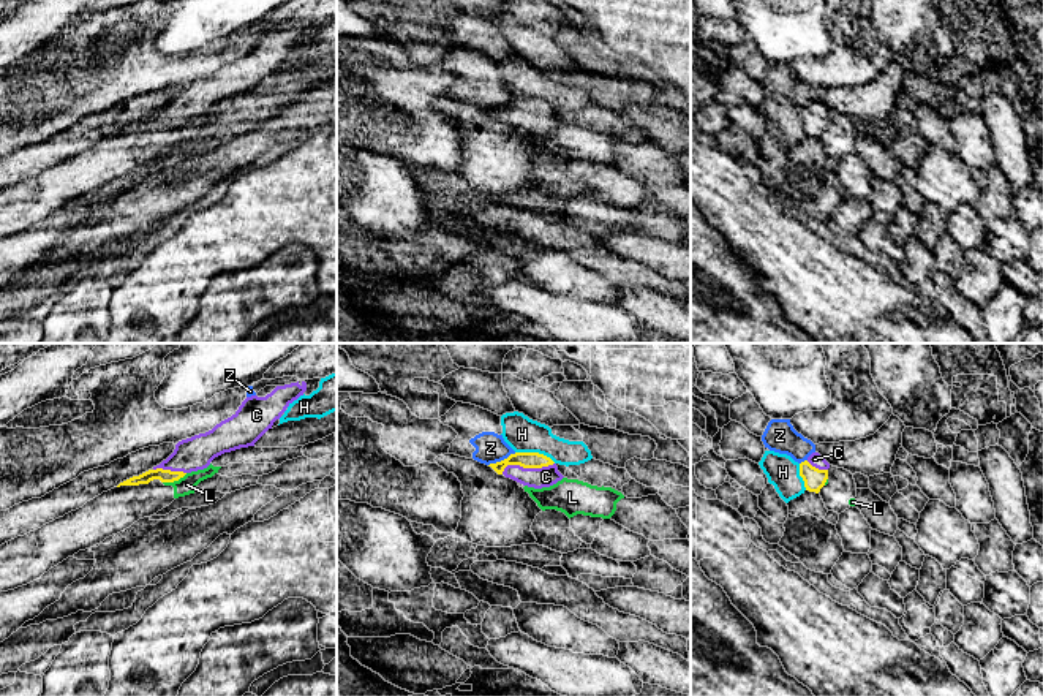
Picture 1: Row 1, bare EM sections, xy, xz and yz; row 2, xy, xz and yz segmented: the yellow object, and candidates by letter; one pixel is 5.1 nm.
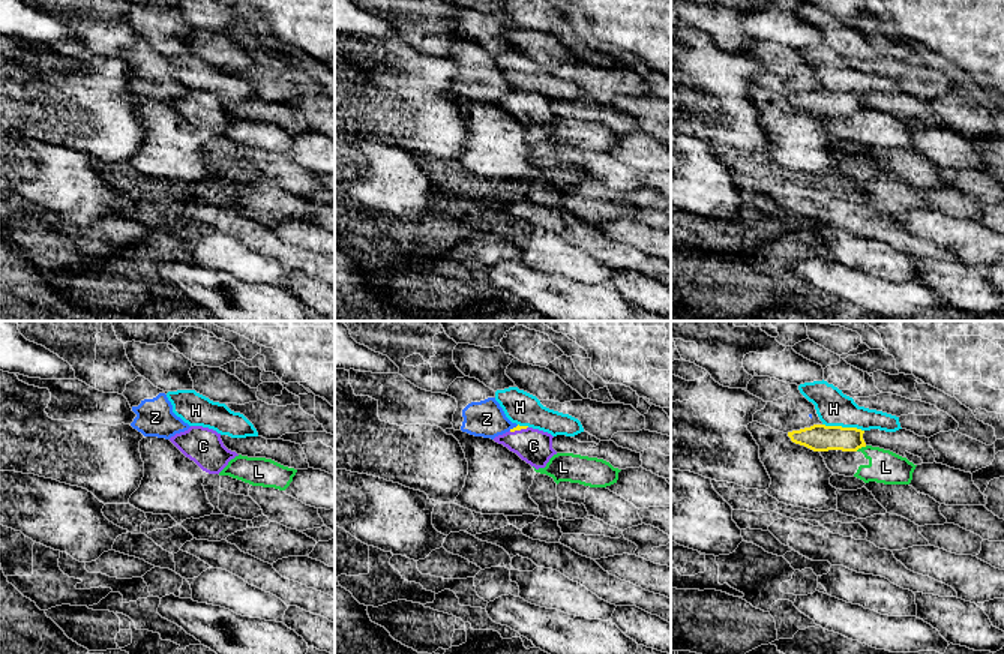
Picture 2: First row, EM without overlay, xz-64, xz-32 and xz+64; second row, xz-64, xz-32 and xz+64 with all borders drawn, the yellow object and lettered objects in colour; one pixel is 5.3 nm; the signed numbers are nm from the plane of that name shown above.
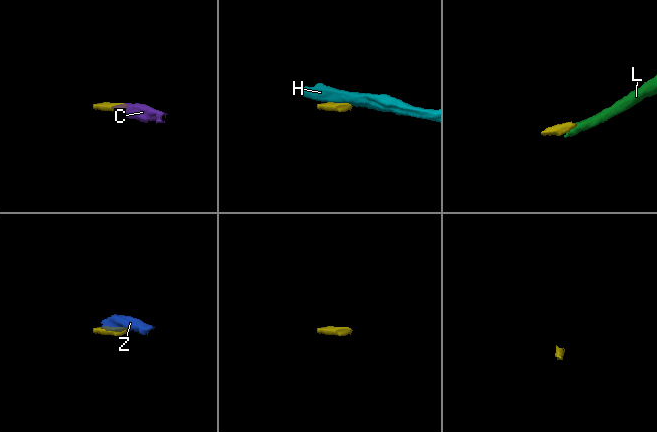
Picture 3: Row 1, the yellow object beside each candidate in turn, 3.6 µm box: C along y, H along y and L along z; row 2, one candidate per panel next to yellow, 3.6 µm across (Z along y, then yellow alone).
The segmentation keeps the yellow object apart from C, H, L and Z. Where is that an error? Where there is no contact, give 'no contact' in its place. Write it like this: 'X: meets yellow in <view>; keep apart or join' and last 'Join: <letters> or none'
C: meets yellow in xz; join
H: meets yellow in xz; keep apart
L: meets yellow in xy; keep apart
Z: meets yellow in xz; keep apart
Join: C

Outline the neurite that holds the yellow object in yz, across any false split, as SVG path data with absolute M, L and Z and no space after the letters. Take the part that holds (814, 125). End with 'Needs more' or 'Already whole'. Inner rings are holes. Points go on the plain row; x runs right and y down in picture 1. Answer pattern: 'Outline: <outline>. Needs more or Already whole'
Outline: M812 98L804 108L800 109L800 122L809 138L819 139L828 125L830 109L819 100Z. Needs more

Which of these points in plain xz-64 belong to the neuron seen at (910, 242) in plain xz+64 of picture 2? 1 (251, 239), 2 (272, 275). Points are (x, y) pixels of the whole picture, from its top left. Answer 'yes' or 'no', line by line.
1: yes
2: no

